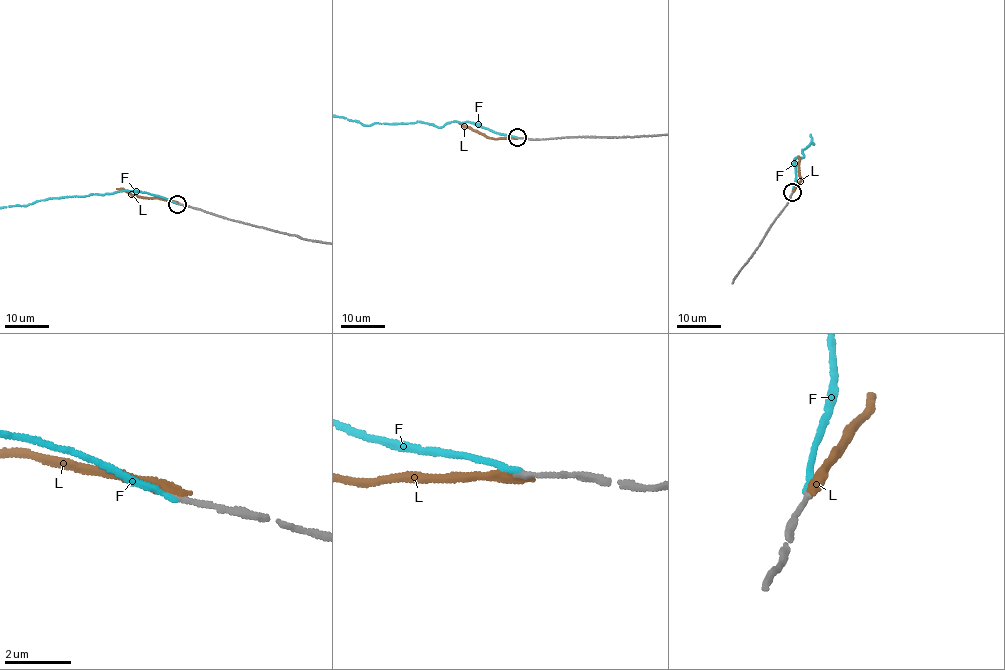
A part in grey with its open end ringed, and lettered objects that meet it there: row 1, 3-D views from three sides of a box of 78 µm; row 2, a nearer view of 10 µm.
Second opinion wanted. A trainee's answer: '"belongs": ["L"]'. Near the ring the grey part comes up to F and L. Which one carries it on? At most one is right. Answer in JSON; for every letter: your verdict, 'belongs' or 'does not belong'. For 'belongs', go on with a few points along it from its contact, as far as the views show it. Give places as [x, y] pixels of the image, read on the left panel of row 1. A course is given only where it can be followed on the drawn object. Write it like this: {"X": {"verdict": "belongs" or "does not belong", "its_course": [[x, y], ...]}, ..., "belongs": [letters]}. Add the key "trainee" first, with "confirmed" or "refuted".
{"trainee": "refuted", "F": {"verdict": "belongs"}, "L": {"verdict": "does not belong"}, "belongs": ["F"]}

